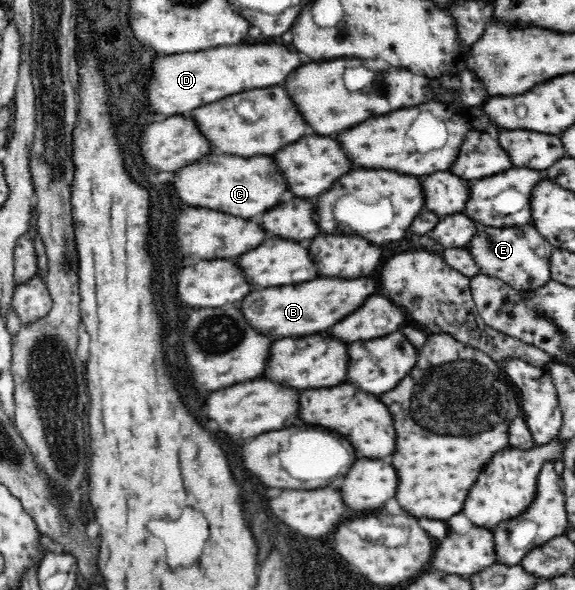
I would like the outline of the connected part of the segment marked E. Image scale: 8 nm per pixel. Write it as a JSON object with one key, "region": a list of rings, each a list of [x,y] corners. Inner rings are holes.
{"region":[[[528,223],[503,228],[480,225],[464,247],[471,252],[471,258],[475,260],[480,274],[497,278],[513,286],[516,291],[537,289],[552,279],[550,257],[555,247]],[[539,247],[544,248],[543,256],[537,254]]]}

